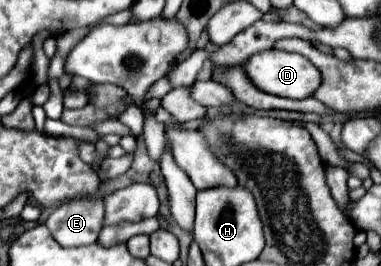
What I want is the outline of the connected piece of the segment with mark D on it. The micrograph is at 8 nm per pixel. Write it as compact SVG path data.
M266 50L266 52L258 52L252 58L248 58L244 62L244 68L248 72L248 76L252 78L252 82L268 92L268 94L276 94L276 96L284 96L284 98L308 98L312 96L318 86L322 84L322 74L320 70L304 56L300 54L292 54L292 52L284 52L284 50Z

